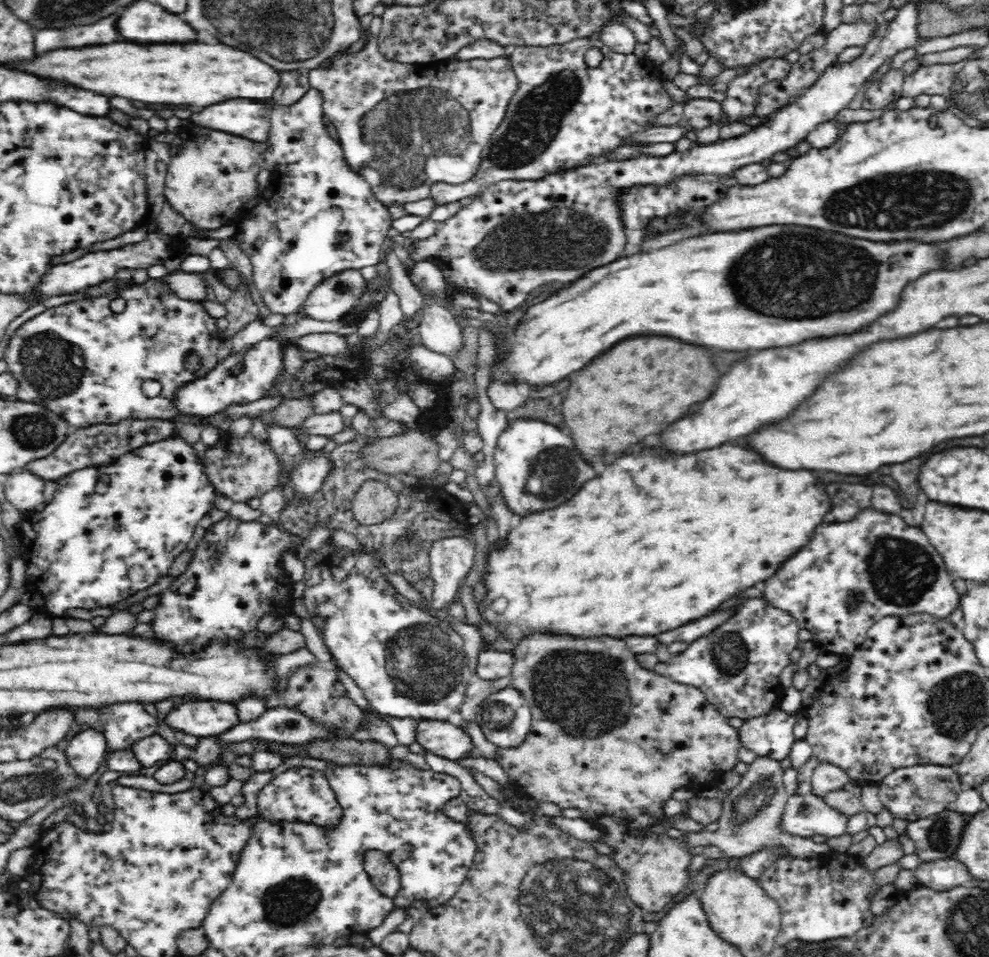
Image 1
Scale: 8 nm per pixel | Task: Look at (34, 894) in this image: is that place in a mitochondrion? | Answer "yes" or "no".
no

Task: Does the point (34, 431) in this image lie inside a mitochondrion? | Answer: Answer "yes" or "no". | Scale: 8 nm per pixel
yes

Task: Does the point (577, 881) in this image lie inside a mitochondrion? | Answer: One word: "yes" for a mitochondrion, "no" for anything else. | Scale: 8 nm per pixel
yes

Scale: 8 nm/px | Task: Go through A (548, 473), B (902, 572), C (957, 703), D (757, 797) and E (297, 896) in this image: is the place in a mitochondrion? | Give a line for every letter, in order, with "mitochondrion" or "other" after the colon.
A: mitochondrion
B: mitochondrion
C: mitochondrion
D: mitochondrion
E: mitochondrion

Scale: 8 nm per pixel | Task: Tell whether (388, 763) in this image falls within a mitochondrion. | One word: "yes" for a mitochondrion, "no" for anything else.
no

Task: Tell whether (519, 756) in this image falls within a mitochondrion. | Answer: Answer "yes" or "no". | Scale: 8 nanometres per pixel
no

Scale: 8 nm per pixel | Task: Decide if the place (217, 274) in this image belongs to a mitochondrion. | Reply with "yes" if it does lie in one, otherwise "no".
no

